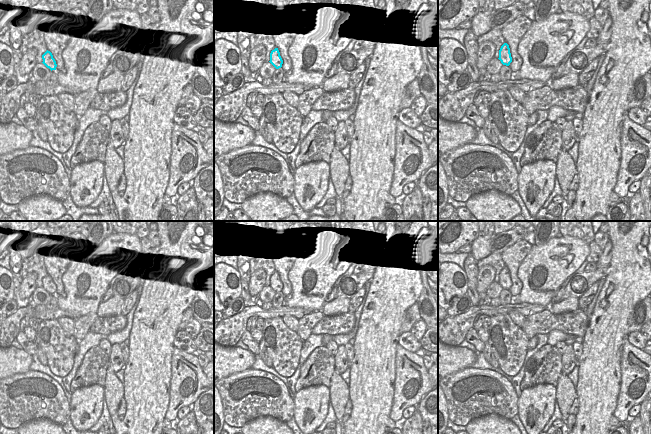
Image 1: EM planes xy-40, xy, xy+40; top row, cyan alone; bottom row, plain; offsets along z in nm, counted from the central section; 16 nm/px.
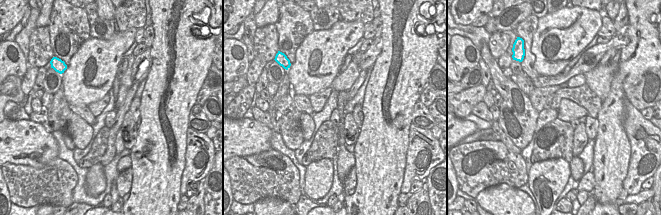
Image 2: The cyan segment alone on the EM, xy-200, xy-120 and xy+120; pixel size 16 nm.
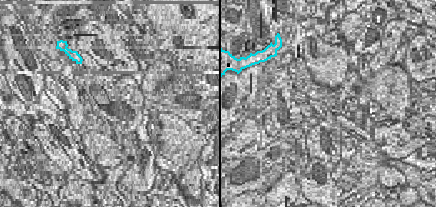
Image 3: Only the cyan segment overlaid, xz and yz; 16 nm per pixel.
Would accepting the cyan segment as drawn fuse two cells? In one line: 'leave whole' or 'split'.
leave whole

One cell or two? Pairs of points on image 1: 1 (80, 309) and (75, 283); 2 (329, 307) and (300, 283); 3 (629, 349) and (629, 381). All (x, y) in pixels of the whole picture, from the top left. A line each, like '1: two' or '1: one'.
1: one
2: two
3: one

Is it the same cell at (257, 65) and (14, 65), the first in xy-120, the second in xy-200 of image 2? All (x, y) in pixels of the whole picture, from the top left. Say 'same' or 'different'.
different

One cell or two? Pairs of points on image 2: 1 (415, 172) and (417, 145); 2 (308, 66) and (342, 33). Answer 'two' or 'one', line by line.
1: one
2: one

